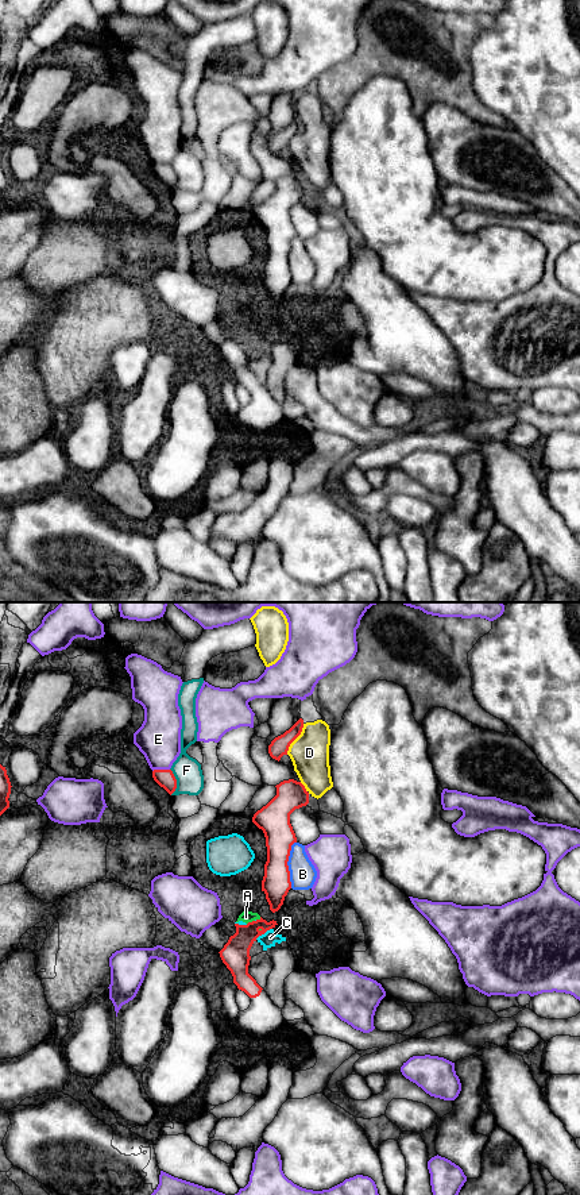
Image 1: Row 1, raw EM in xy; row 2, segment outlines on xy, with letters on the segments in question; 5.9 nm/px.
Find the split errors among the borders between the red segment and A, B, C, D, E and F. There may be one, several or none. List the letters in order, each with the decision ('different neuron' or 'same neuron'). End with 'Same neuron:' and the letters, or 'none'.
A: different neuron
B: different neuron
C: different neuron
D: different neuron
E: different neuron
F: different neuron
Same neuron: none

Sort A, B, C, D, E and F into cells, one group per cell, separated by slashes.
A C / B / D / E / F

